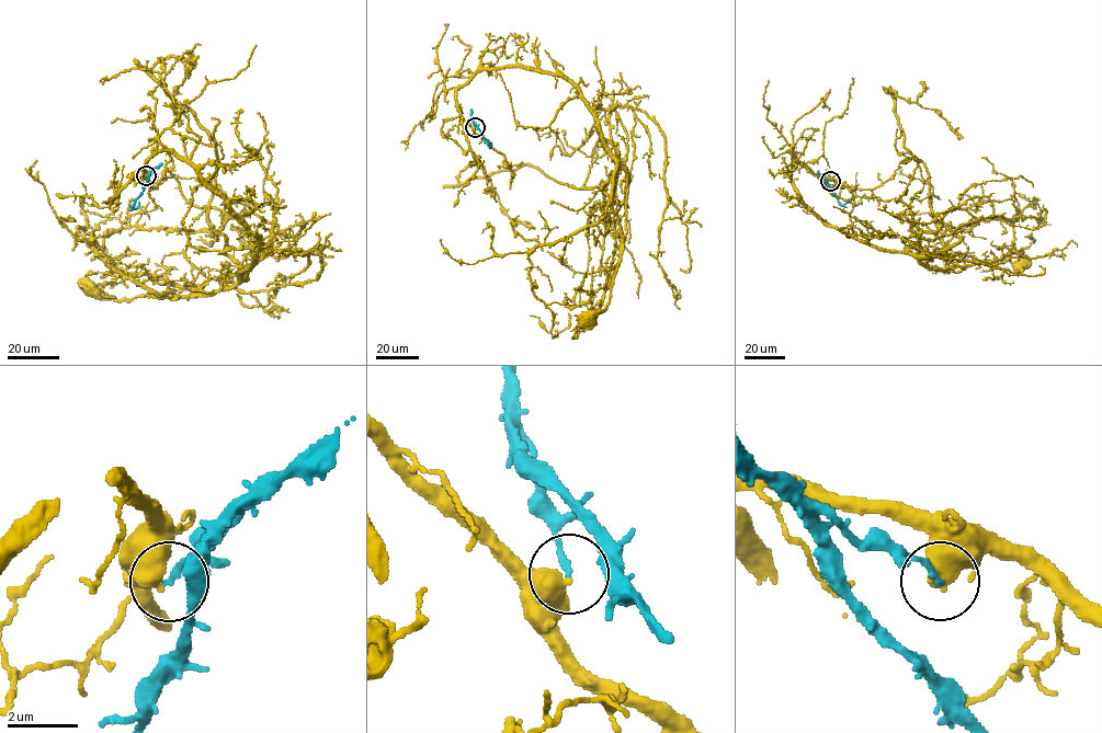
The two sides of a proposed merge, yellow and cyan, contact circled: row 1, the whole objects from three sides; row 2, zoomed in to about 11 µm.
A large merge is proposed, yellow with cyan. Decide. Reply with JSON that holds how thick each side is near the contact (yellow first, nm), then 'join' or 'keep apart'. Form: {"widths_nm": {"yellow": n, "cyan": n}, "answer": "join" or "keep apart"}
{"widths_nm": {"yellow": 600, "cyan": 150}, "answer": "join"}

